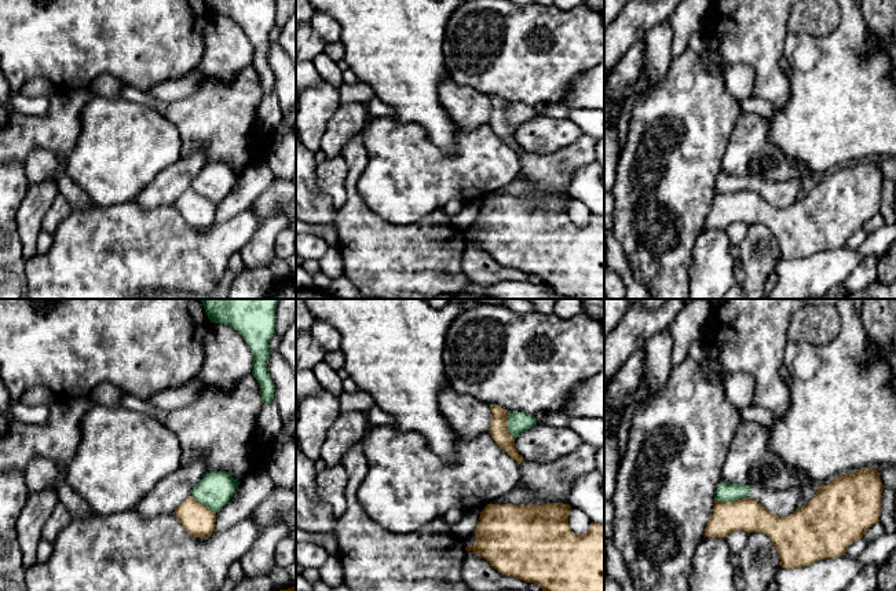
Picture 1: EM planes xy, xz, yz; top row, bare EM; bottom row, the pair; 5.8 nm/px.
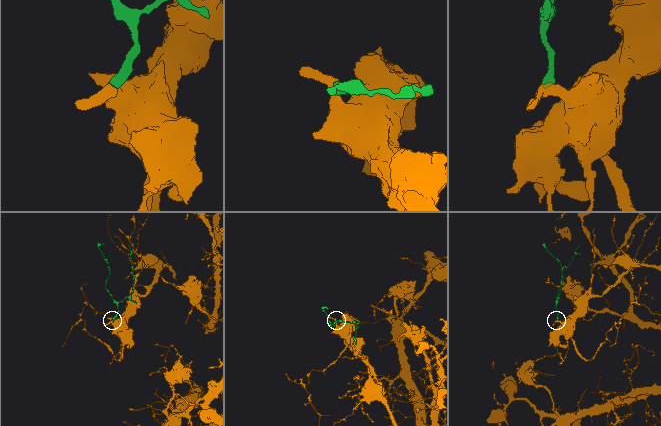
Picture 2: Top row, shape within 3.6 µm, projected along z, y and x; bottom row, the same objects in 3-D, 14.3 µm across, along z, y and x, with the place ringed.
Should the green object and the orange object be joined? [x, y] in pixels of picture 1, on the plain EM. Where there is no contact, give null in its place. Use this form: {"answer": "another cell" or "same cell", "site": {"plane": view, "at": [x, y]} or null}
{"answer": "another cell", "site": {"plane": "yz", "at": [731, 192]}}

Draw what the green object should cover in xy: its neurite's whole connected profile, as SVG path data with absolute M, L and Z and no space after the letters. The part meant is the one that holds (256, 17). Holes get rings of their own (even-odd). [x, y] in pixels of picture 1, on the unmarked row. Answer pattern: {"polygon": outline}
{"polygon": "M205 0L211 14L235 21L253 47L252 66L256 69L263 95L274 91L275 77L268 65L270 30L275 26L275 0Z"}

